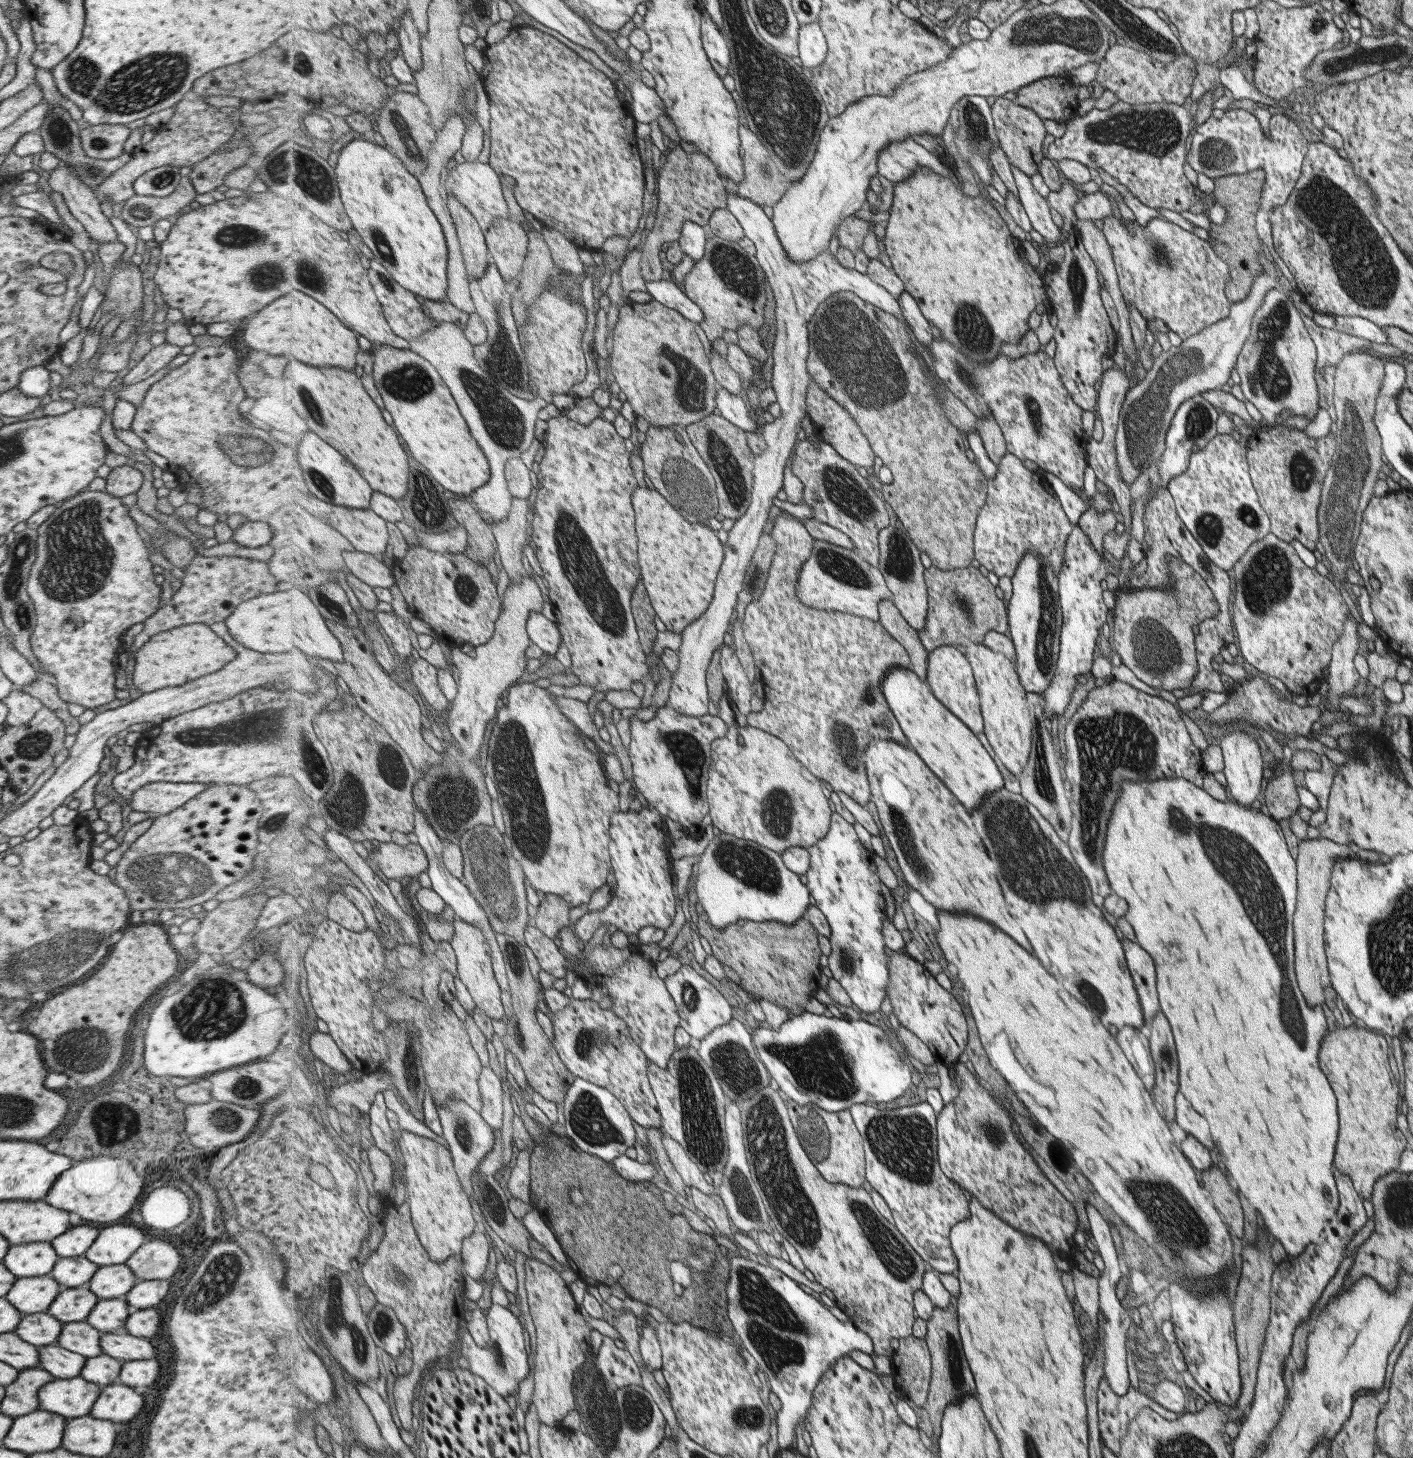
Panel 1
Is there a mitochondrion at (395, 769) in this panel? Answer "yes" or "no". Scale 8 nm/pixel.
yes

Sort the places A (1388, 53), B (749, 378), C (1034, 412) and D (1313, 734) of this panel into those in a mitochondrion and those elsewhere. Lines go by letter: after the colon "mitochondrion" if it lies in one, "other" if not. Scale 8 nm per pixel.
A: mitochondrion
B: other
C: mitochondrion
D: other

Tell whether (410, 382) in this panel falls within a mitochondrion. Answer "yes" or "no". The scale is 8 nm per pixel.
yes

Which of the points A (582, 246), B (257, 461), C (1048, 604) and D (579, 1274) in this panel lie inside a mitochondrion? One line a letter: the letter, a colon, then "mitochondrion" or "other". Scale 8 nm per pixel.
A: other
B: mitochondrion
C: other
D: other

